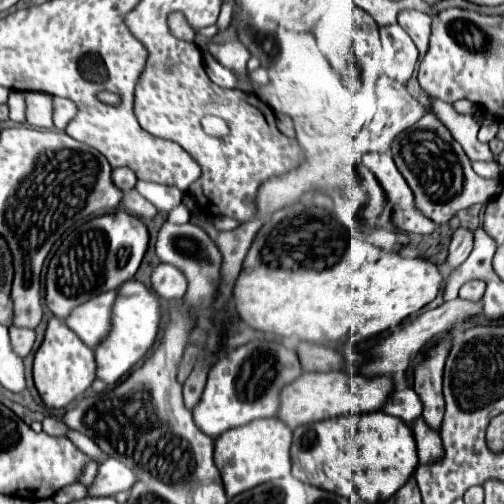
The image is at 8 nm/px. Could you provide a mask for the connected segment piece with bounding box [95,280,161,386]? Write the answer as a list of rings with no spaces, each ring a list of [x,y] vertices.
[[[127,280],[117,290],[117,304],[113,304],[113,332],[105,338],[101,348],[95,348],[97,378],[107,386],[113,386],[123,374],[127,374],[153,346],[159,330],[161,308],[155,294],[137,280]]]

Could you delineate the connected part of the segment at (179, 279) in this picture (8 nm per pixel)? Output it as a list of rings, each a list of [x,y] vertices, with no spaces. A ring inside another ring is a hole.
[[[161,262],[151,272],[151,288],[165,300],[183,298],[187,290],[187,278],[179,268]]]

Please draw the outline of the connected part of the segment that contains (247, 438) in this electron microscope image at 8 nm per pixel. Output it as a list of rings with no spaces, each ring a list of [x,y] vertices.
[[[263,418],[249,422],[241,428],[231,428],[215,438],[215,464],[221,472],[227,496],[237,496],[257,484],[265,482],[265,472],[291,472],[289,448],[291,448],[291,428],[277,418]]]

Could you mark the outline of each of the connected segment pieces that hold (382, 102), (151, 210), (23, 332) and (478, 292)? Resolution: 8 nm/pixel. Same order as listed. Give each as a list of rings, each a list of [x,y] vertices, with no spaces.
[[[379,76],[377,78],[377,82],[375,82],[375,96],[377,96],[377,114],[375,114],[371,126],[373,126],[373,138],[381,140],[379,146],[375,146],[375,148],[379,148],[381,152],[387,152],[391,140],[399,132],[403,132],[405,128],[413,126],[425,114],[425,108],[415,98],[409,96],[409,92],[405,90],[403,84],[397,84],[395,80],[391,80],[387,76]]]
[[[137,190],[127,192],[125,198],[123,198],[123,204],[125,204],[129,214],[133,214],[141,220],[151,220],[157,214],[157,208],[151,202],[147,202],[141,194],[137,194]]]
[[[11,326],[9,328],[9,338],[11,338],[11,344],[13,344],[13,352],[17,352],[17,356],[25,358],[31,352],[31,348],[33,348],[35,332],[27,330],[27,328]]]
[[[461,286],[459,298],[463,298],[463,300],[467,298],[467,300],[477,302],[483,298],[483,292],[485,292],[485,286]]]

